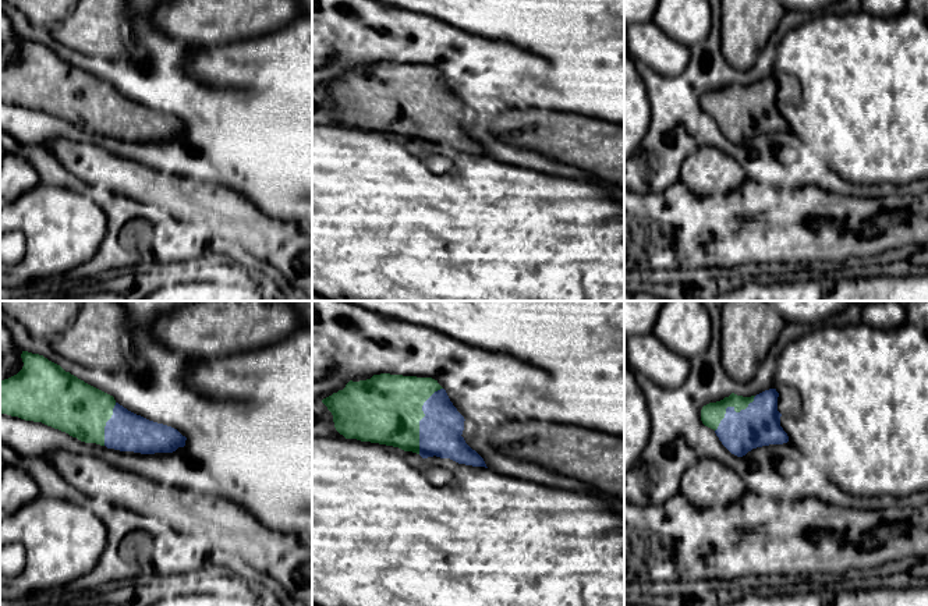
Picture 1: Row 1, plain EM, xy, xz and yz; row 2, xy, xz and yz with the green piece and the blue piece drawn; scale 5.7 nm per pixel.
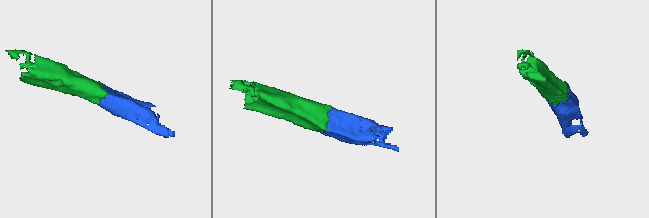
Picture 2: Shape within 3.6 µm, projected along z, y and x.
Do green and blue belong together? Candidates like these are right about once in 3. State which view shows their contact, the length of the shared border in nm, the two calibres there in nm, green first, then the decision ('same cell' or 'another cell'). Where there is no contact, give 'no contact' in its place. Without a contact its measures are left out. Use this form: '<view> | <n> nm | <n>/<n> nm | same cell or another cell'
xz | 400 nm | 400/240 nm | same cell

